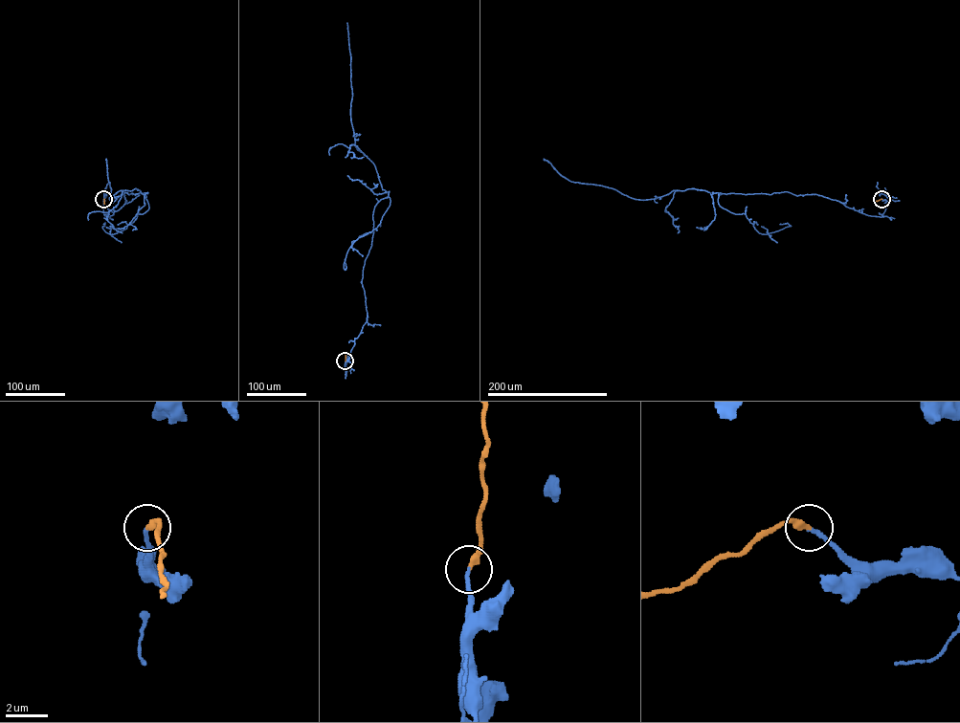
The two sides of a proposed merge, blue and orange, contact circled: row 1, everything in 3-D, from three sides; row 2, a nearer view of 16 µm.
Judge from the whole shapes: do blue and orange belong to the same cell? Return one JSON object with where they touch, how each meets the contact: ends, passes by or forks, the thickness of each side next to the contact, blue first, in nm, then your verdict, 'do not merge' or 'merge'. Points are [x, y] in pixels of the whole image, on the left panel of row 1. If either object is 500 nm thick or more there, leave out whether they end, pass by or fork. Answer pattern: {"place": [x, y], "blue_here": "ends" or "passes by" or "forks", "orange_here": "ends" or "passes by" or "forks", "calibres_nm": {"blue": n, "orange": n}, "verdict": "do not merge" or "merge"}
{"place": [103, 199], "blue_here": "ends", "orange_here": "ends", "calibres_nm": {"blue": 180, "orange": 320}, "verdict": "merge"}

